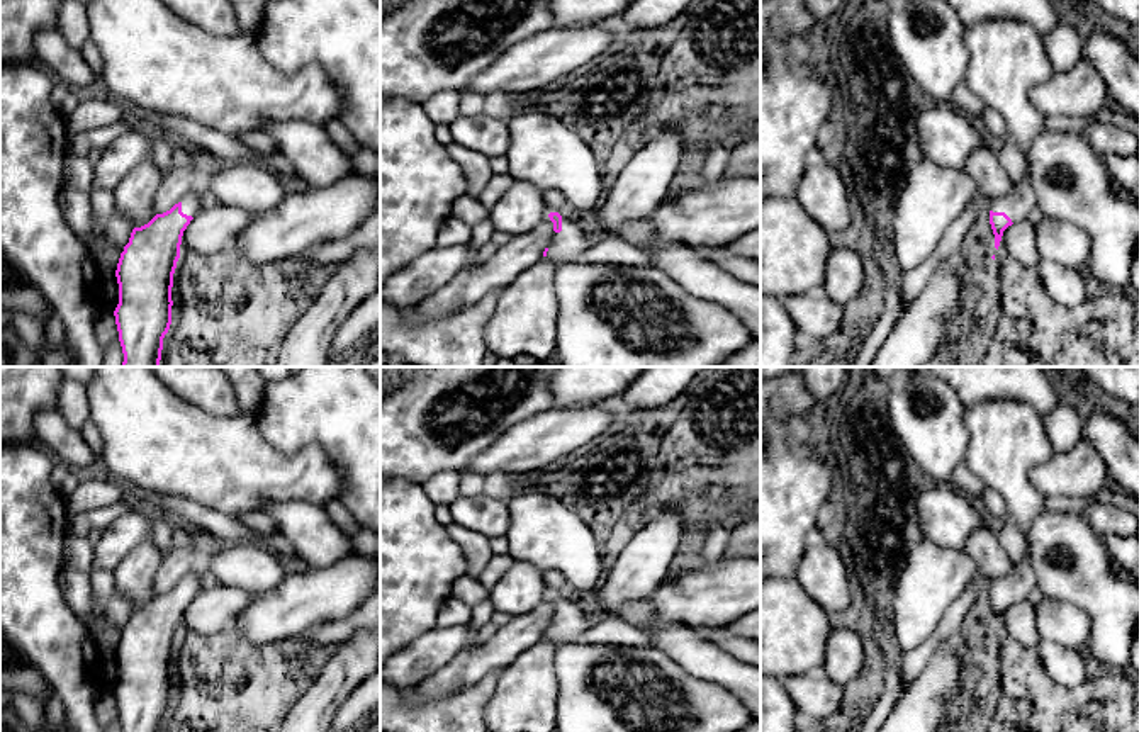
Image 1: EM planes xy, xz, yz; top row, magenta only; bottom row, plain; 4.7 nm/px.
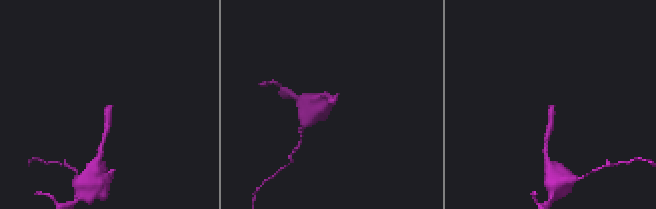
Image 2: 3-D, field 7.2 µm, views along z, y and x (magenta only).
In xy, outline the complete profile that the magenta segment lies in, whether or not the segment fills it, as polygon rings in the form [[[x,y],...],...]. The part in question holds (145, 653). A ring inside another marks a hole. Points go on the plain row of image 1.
[[[194,569],[170,591],[132,610],[115,650],[119,684],[114,696],[122,732],[163,730],[182,617],[207,583],[202,569]]]

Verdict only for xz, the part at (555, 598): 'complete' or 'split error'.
split error

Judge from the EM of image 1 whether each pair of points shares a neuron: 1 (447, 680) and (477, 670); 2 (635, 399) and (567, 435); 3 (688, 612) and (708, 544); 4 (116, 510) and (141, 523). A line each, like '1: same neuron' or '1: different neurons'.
1: same neuron
2: different neurons
3: different neurons
4: different neurons

